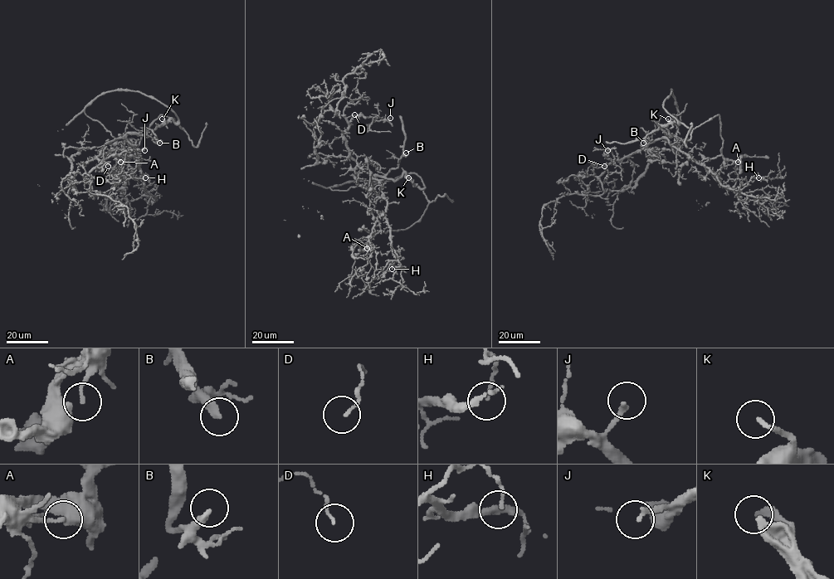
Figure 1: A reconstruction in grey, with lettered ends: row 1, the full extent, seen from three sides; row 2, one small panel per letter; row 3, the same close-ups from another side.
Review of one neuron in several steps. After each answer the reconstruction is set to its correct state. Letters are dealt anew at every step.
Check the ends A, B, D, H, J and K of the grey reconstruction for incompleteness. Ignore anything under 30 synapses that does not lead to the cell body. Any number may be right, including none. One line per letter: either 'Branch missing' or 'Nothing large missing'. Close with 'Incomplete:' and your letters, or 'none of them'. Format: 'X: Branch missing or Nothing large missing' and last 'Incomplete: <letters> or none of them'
A: Nothing large missing
B: Nothing large missing
D: Nothing large missing
H: Nothing large missing
J: Nothing large missing
K: Nothing large missing
Incomplete: none of them

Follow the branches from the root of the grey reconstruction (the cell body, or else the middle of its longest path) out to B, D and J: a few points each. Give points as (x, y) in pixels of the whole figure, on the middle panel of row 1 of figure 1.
B: (357, 162), (372, 176), (385, 176), (397, 166), (399, 160), (406, 153)
D: (357, 162), (350, 156), (343, 135), (348, 126), (347, 118), (354, 114)
J: (357, 162), (350, 156), (343, 135), (348, 122), (355, 115), (374, 117), (377, 120), (390, 118)

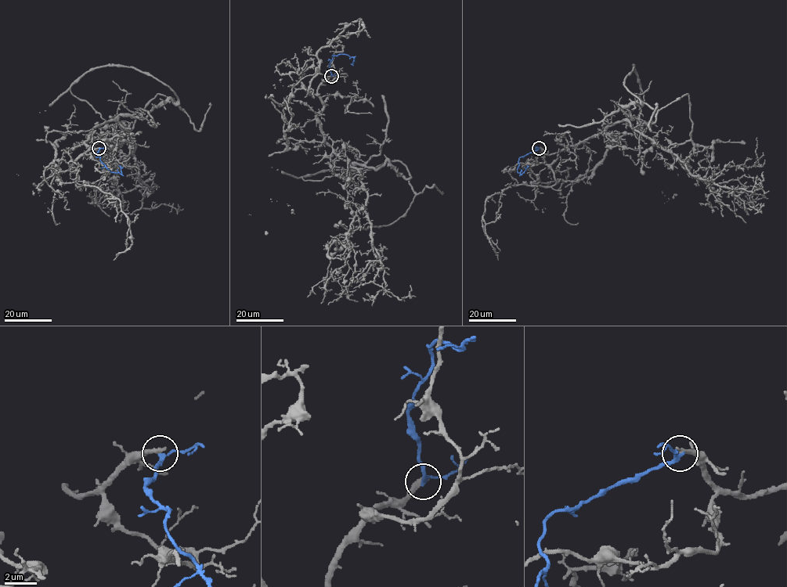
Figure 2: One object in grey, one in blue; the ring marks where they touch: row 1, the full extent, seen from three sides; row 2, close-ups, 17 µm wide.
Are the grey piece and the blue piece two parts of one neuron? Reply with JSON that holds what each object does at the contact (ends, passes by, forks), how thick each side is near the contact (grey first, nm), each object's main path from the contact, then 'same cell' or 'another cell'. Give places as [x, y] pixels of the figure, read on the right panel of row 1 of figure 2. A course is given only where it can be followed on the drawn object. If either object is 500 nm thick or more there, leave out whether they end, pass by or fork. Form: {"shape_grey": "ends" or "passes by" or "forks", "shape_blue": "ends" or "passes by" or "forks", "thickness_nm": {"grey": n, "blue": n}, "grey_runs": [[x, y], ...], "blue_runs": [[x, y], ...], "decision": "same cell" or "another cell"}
{"shape_grey": "ends", "shape_blue": "passes by", "thickness_nm": {"grey": 360, "blue": 200}, "grey_runs": [[539, 148], [559, 153], [626, 120], [679, 160], [712, 149], [705, 177], [711, 188], [677, 174]], "blue_runs": [[539, 148], [521, 157], [518, 172], [521, 174], [527, 165]], "decision": "another cell"}

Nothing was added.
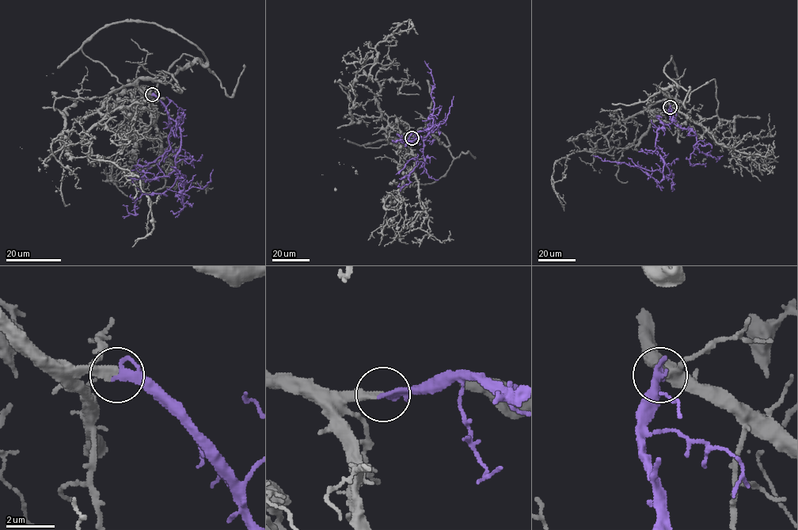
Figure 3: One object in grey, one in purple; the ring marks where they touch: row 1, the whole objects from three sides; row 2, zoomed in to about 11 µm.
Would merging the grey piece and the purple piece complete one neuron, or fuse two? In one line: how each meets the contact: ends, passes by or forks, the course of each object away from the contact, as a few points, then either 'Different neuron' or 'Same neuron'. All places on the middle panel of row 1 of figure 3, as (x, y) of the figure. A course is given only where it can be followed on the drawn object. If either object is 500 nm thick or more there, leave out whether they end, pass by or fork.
At the ring grey ends. At the ring purple ends. Course of grey: (412, 138), (381, 116), (380, 85), (365, 74), (377, 61), (375, 46), (412, 22), (398, 32). Course of purple: (412, 138), (424, 139), (430, 123), (428, 129), (434, 131), (431, 93), (435, 86), (431, 70), (424, 61). Same neuron

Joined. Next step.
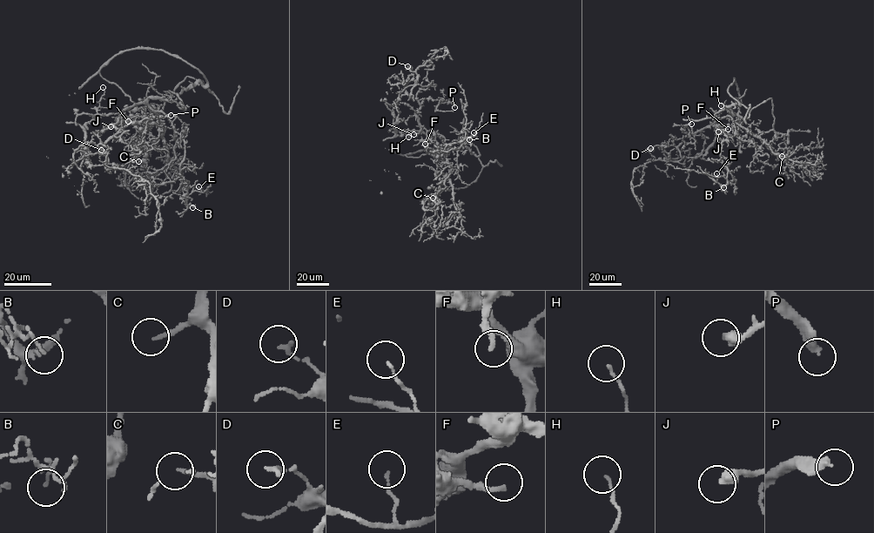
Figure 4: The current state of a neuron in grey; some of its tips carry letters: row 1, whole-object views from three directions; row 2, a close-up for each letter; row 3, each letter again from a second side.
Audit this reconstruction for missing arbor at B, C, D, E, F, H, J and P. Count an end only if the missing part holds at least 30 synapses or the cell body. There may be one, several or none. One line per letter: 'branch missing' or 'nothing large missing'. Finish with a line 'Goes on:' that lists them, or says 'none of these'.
B: nothing large missing
C: branch missing
D: nothing large missing
E: nothing large missing
F: branch missing
H: nothing large missing
J: branch missing
P: branch missing
Goes on: C, F, J, P

